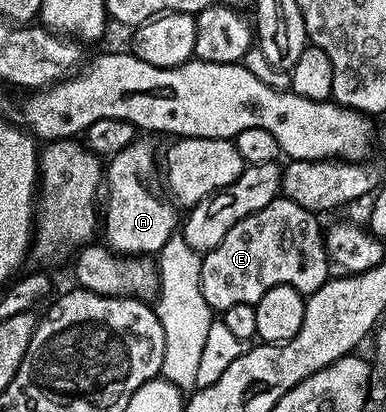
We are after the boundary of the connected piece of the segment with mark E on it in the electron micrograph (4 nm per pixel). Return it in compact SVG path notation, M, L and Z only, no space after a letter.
M278 198L265 204L255 214L235 222L227 232L227 238L215 246L215 250L204 253L201 262L201 293L210 308L218 313L227 310L227 306L240 304L256 305L275 286L291 286L296 292L308 294L319 290L330 279L331 261L325 249L322 225L317 225L318 217L294 200Z

